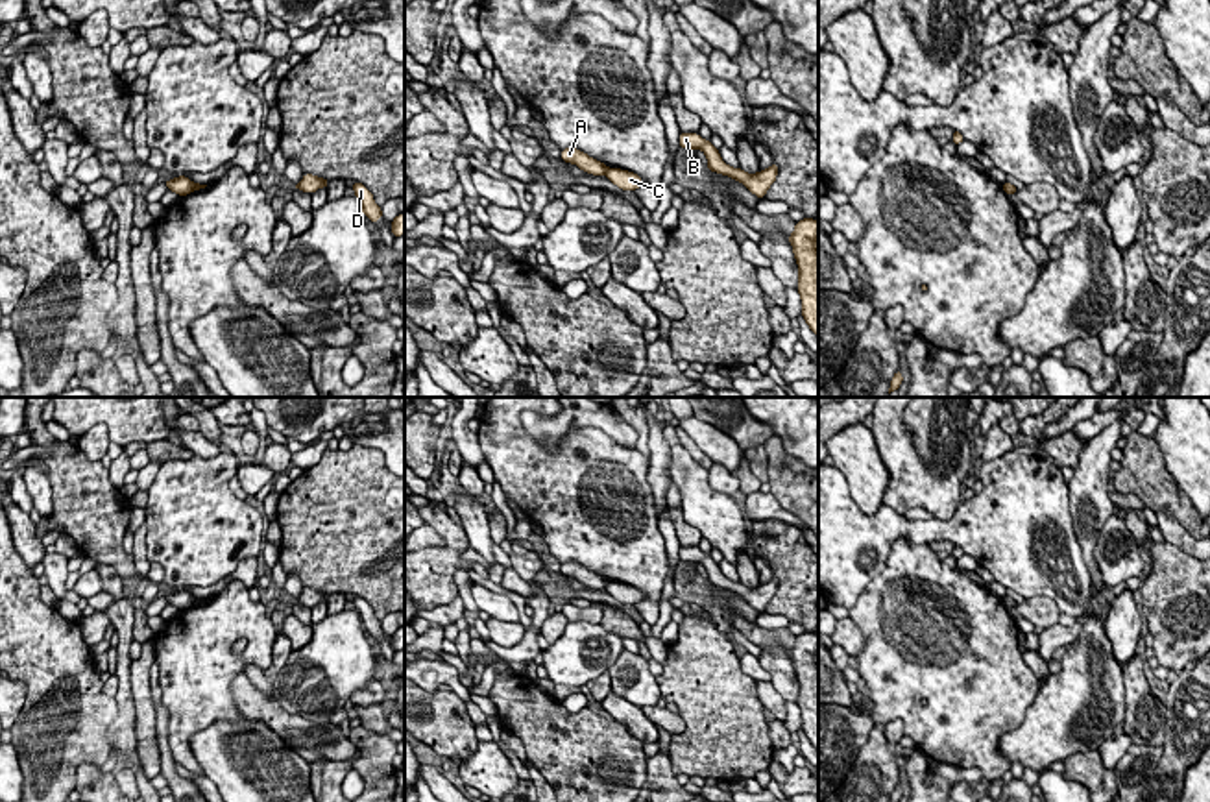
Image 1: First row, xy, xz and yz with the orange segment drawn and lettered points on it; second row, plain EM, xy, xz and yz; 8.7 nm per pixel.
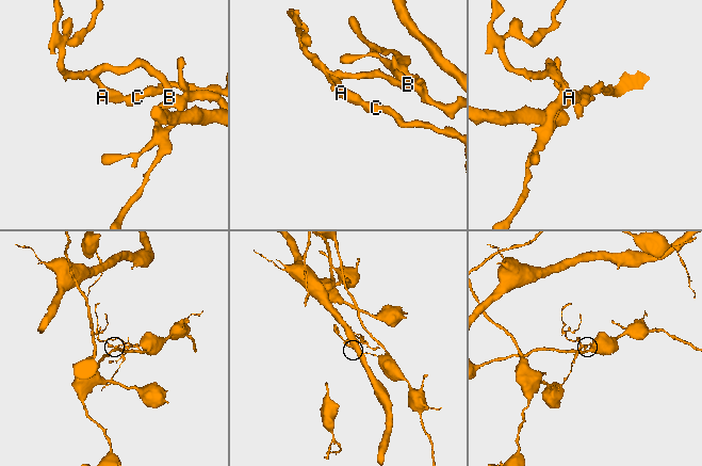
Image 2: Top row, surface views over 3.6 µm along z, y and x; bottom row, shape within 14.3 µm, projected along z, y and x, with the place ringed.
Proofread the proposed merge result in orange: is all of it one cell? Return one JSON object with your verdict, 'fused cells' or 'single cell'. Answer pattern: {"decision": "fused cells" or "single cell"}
{"decision": "fused cells"}

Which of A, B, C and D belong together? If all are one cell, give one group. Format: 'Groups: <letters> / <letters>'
Groups: A B D / C

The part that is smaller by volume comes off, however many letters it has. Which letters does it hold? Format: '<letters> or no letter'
A, B, D

